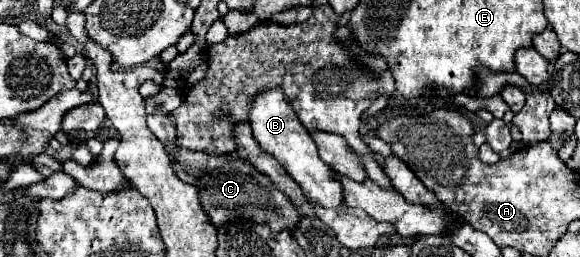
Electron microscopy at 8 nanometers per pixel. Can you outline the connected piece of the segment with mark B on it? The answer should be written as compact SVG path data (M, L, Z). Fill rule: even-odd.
M279 88L263 90L253 96L251 108L249 108L249 124L253 128L253 138L259 142L259 146L279 160L279 164L291 174L291 178L311 198L311 202L315 202L323 208L343 208L345 206L343 194L341 194L341 184L337 180L333 180L335 172L319 158L317 146L311 140L311 134L299 122L295 110L291 106L287 106L283 92Z

